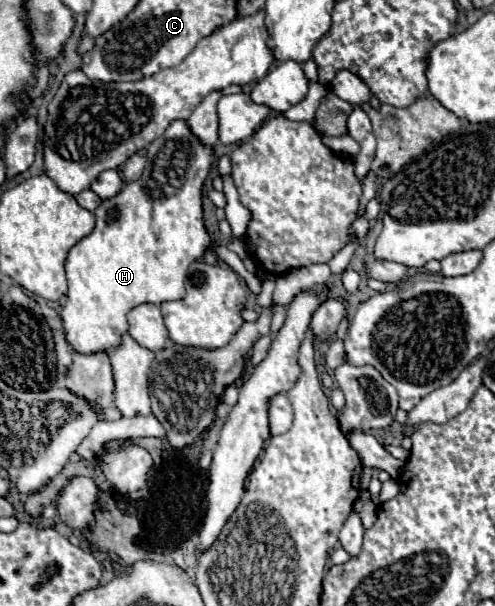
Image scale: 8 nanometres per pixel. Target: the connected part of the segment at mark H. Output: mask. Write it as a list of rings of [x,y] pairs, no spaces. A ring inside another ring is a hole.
[[[179,119],[175,123],[171,123],[167,127],[167,131],[159,137],[159,139],[153,139],[151,145],[147,147],[147,167],[141,175],[141,179],[137,181],[131,181],[131,183],[125,183],[125,187],[119,191],[119,195],[111,197],[111,199],[105,199],[97,211],[95,211],[95,217],[97,217],[97,225],[95,229],[83,237],[79,243],[75,243],[67,255],[67,265],[65,265],[65,271],[67,271],[67,281],[69,281],[69,293],[67,293],[67,303],[61,311],[61,317],[63,317],[63,329],[65,329],[65,337],[67,341],[81,353],[97,353],[97,351],[109,351],[113,347],[119,345],[121,341],[121,335],[127,333],[127,313],[141,305],[141,303],[163,303],[163,301],[175,301],[175,299],[181,299],[185,295],[185,287],[183,287],[183,279],[187,275],[187,267],[197,259],[201,257],[209,247],[211,247],[211,237],[203,225],[203,183],[209,175],[209,169],[211,169],[211,163],[215,161],[215,153],[213,153],[213,147],[207,147],[203,143],[199,143],[199,137],[193,135],[193,131],[187,127],[187,121]]]

